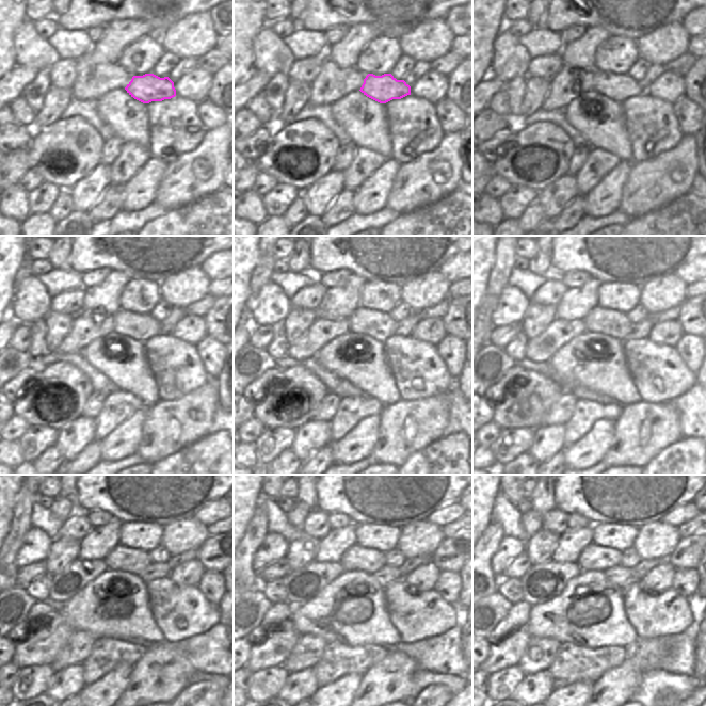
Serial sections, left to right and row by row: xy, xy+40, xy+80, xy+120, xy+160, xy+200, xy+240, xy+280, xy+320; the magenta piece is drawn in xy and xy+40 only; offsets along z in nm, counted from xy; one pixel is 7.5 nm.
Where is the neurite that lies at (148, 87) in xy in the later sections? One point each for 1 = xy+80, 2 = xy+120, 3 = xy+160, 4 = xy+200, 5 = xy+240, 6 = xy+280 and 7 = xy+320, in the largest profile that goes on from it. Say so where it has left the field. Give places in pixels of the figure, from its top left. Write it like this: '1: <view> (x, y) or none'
1: xy+80 (620, 87)
2: xy+120 (138, 326)
3: xy+160 (380, 325)
4: xy+200 (614, 323)
5: xy+240 (122, 558)
6: xy+280 (356, 558)
7: xy+320 (594, 557)

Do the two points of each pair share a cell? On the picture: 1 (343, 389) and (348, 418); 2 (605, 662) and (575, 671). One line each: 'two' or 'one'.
1: two
2: one

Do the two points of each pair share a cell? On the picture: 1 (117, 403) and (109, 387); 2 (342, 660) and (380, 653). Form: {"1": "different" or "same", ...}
{"1": "different", "2": "same"}

